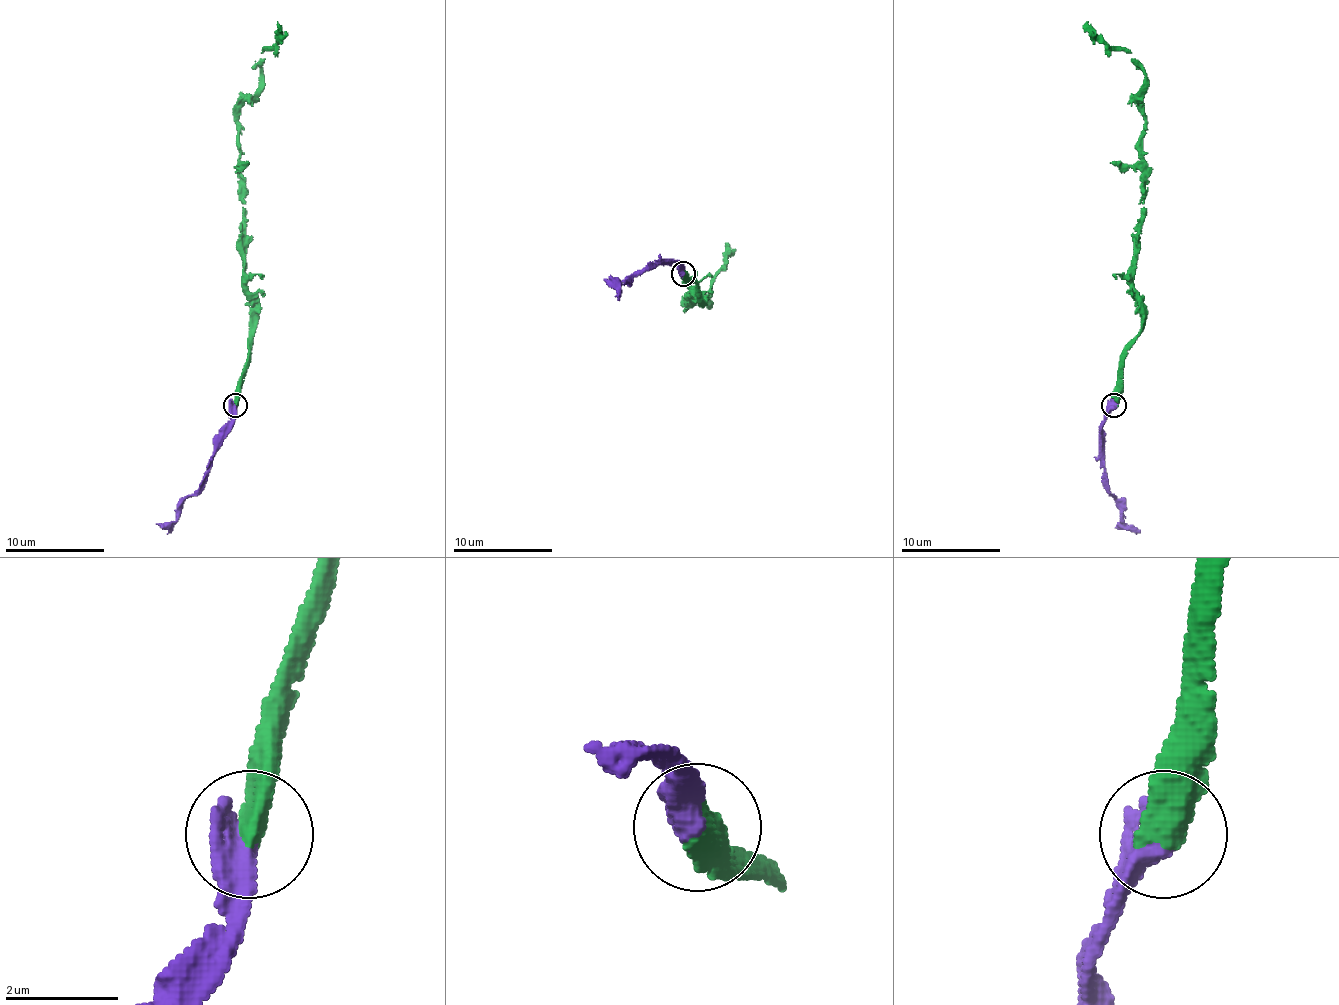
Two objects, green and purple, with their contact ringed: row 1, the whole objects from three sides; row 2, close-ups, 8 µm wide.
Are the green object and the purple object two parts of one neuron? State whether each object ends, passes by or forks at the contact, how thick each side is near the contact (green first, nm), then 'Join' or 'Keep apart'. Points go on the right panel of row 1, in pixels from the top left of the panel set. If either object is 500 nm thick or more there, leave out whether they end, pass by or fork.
Thickness 550 nm (green) against 500 nm. Join

